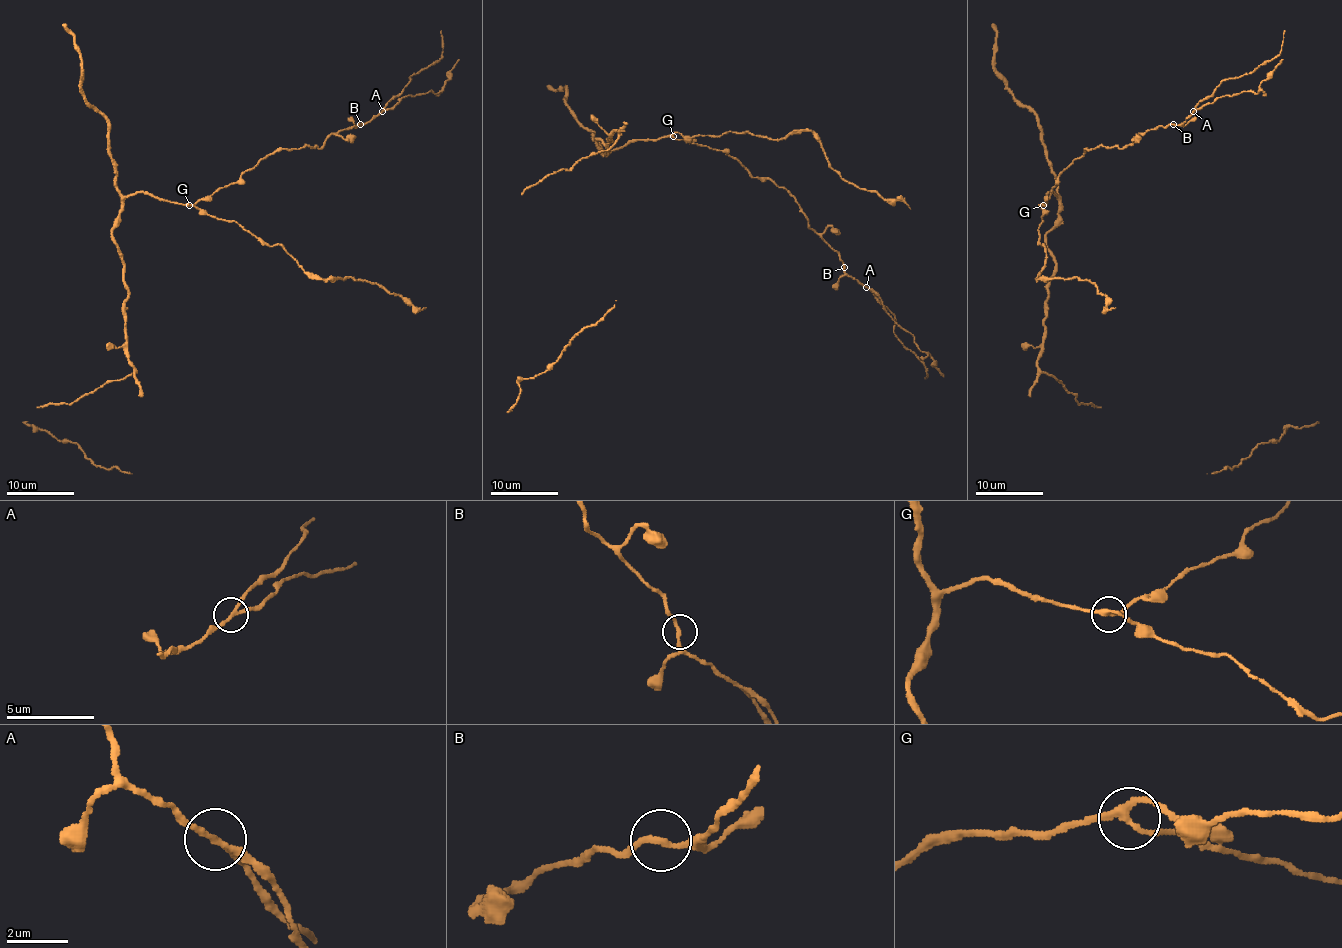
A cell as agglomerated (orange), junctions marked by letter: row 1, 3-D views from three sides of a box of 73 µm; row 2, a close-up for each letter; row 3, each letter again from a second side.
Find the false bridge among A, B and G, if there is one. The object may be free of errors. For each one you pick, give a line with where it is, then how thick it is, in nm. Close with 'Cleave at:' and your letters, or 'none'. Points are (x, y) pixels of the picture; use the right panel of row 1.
A: Place: (1193, 111). Thickness 170 nm
Cleave at: A

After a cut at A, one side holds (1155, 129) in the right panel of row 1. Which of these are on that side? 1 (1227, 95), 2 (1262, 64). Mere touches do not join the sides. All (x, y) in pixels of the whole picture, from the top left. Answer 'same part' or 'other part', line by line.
1: same part
2: other part

